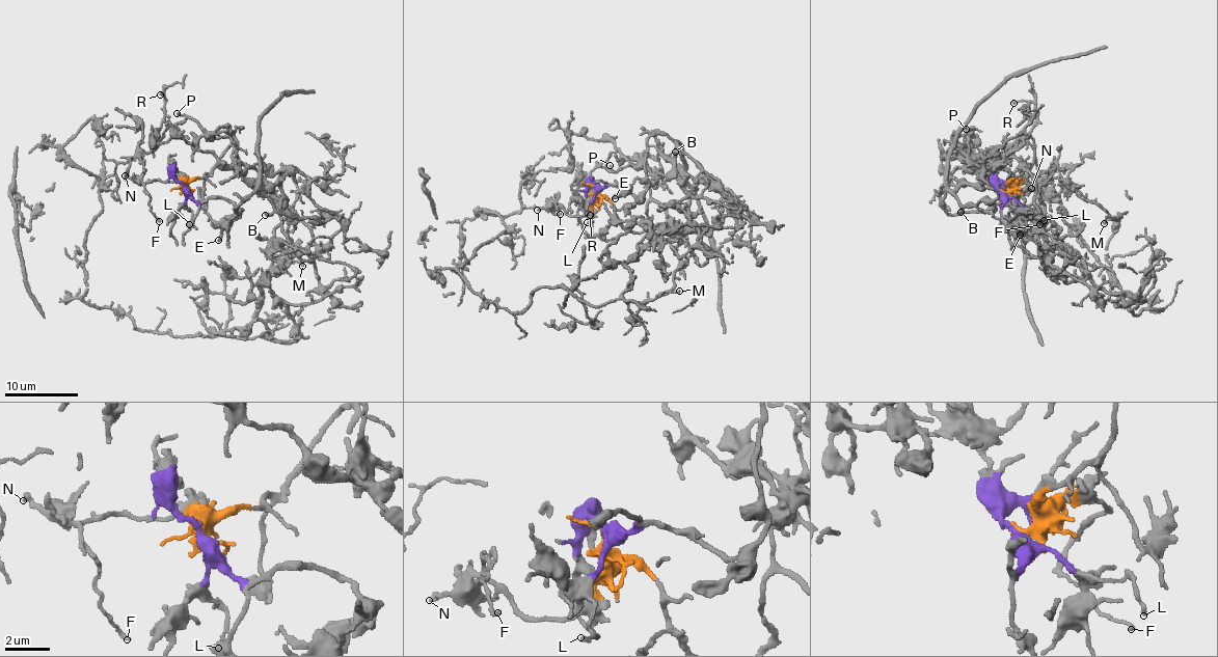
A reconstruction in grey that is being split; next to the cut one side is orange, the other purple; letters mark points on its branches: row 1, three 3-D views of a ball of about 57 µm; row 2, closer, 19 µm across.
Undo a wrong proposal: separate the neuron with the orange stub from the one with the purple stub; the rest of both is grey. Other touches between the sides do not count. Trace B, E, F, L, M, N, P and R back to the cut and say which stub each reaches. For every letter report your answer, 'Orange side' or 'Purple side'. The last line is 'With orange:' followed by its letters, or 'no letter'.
B: Purple side
E: Purple side
F: Orange side
L: Purple side
M: Orange side
N: Orange side
P: Orange side
R: Orange side
With orange: F, M, N, P, R

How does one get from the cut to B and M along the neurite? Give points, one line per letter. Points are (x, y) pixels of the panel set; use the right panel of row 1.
B: (1001, 191), (1002, 204), (1004, 195), (984, 211), (953, 214), (943, 199), (948, 192), (961, 213)
M: (1001, 191), (1033, 159), (1033, 141), (1023, 136), (1002, 158), (1064, 182), (1107, 214), (1103, 223)

